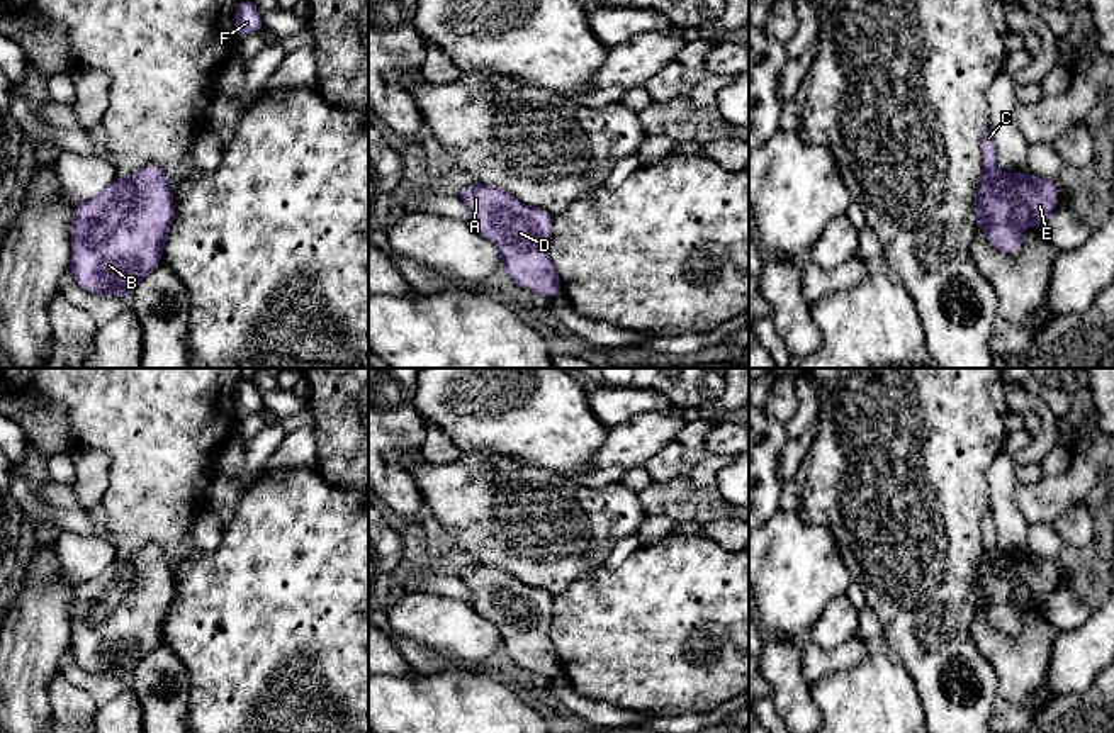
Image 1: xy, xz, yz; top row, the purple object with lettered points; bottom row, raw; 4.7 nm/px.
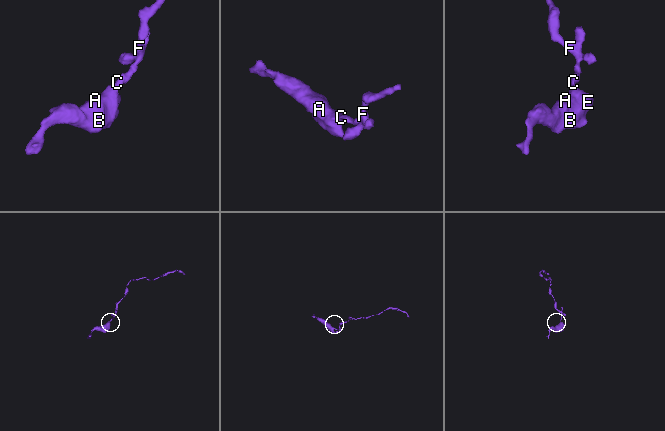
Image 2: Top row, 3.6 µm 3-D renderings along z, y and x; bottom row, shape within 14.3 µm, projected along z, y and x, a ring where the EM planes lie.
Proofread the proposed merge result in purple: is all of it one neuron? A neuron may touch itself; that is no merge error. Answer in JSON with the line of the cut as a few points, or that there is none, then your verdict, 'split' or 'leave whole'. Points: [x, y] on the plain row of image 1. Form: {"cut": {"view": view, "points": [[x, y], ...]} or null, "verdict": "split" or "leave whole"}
{"cut": null, "verdict": "leave whole"}

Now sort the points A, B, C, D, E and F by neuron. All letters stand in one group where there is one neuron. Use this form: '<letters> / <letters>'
A B C D E F

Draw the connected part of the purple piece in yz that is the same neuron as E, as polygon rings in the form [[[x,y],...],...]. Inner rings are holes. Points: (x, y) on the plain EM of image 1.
[[[992,509],[983,516],[983,550],[975,574],[975,599],[995,631],[1017,635],[1022,626],[1022,613],[1029,607],[1044,609],[1046,601],[1058,587],[1060,572],[1055,560],[1044,560],[1032,553],[1005,553],[999,548]],[[1009,570],[1019,574],[1019,587],[1026,601],[1012,601],[1016,590],[1009,584]]]

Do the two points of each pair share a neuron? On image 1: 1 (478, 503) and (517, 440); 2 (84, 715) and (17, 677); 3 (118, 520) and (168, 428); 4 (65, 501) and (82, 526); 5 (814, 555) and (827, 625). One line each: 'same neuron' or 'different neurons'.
1: different neurons
2: different neurons
3: same neuron
4: different neurons
5: different neurons

